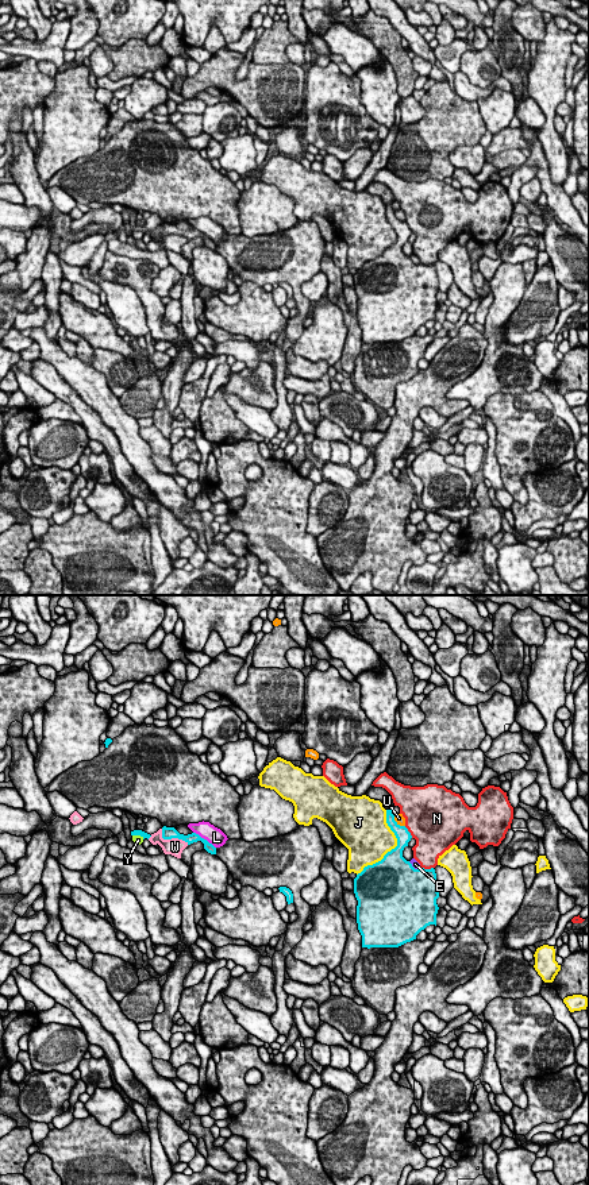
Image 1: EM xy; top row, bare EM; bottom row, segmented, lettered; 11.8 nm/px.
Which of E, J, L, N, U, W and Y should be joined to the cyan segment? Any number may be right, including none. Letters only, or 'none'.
none

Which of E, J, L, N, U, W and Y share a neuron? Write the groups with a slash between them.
E / J / L / N / U / W / Y

